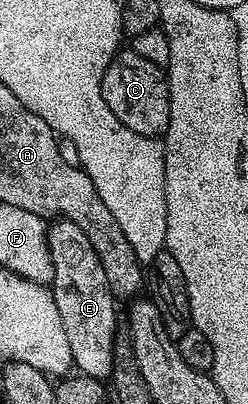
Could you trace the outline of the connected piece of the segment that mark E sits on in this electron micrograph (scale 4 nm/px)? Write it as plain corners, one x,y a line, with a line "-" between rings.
72,220
51,221
46,235
54,265
54,299
60,312
60,324
64,324
64,336
68,336
68,348
72,348
74,366
90,378
109,379
114,363
114,325
118,318
114,315
116,299
108,285
104,264
100,264
100,256
96,256
96,248
92,248
88,236
84,236
84,231
72,224

